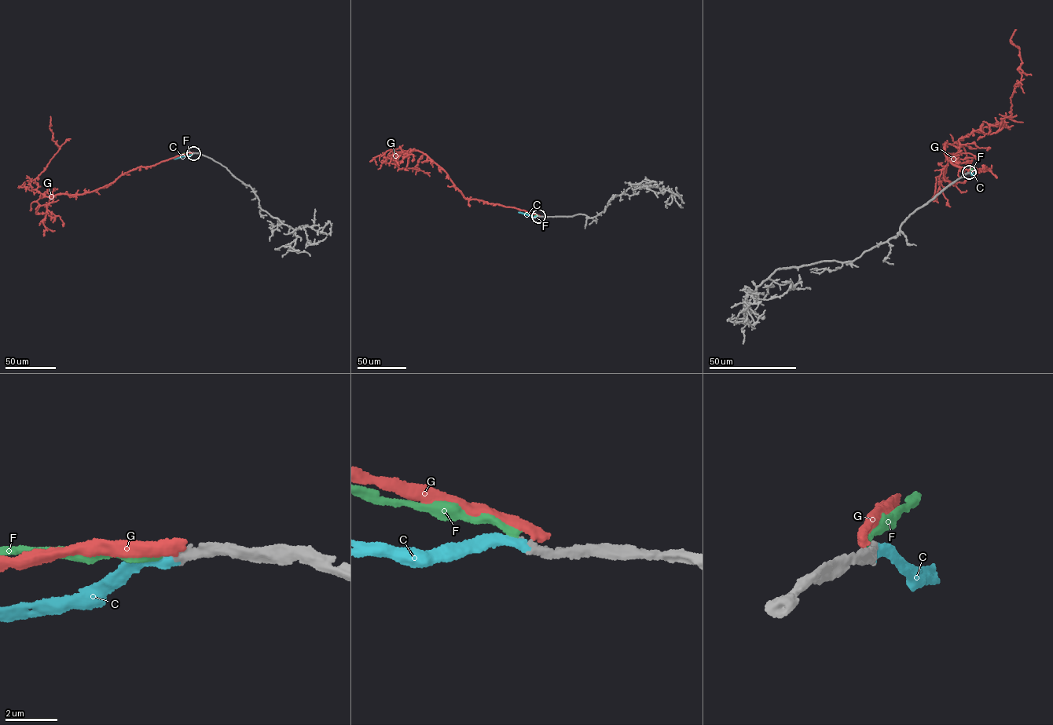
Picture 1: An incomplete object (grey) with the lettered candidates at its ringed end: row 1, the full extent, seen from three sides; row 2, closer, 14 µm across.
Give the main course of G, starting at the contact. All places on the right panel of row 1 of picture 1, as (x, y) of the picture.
G: (968, 172), (989, 169), (952, 163), (945, 144), (997, 133), (1011, 114), (1021, 77), (1016, 30)

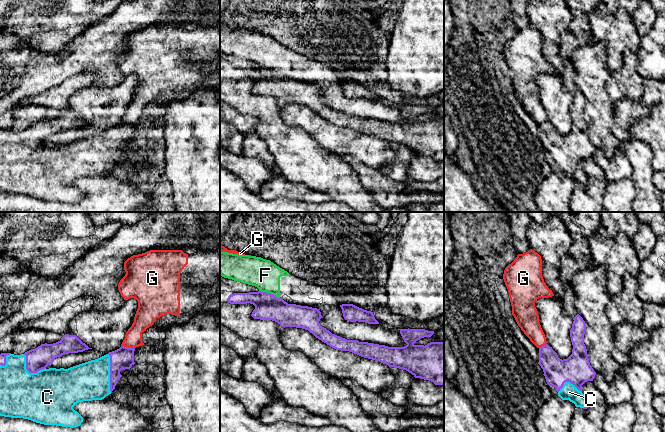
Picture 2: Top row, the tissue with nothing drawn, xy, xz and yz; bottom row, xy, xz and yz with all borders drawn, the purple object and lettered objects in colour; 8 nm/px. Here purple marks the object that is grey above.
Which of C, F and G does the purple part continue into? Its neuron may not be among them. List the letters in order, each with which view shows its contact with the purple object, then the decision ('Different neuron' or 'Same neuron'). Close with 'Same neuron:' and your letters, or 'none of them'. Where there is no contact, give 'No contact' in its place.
C: Touches purple in xy. Same neuron
F: Touches purple in xz. Different neuron
G: Touches purple in xy. Different neuron
Same neuron: C

